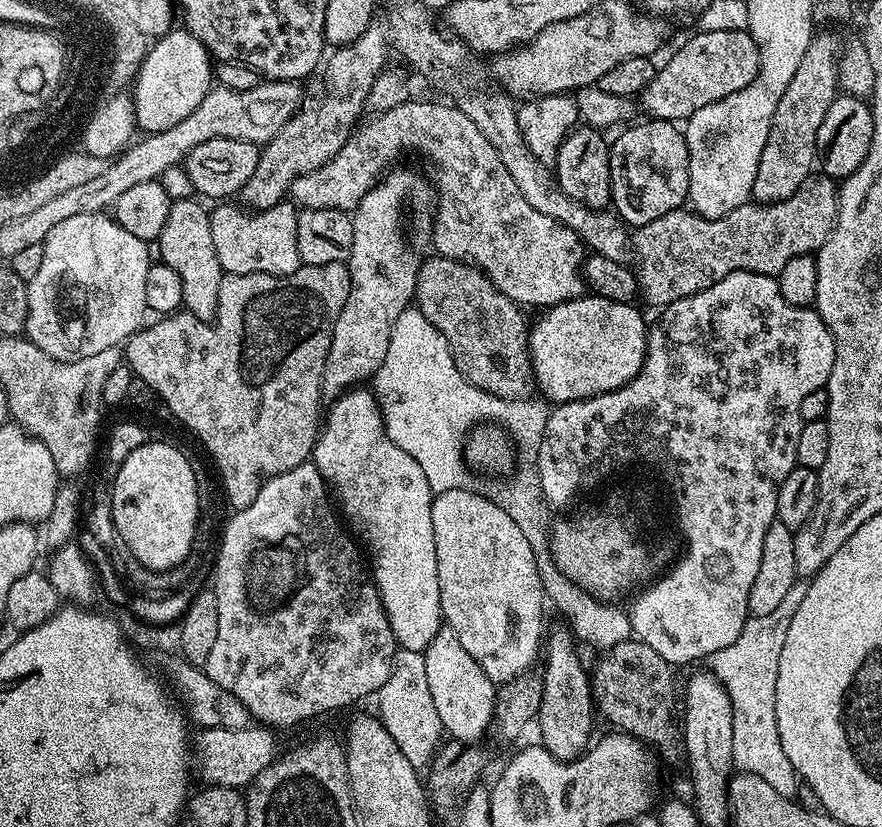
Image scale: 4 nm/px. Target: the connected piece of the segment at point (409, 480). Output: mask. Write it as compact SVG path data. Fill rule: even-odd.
M353 386L327 405L326 419L322 431L317 435L311 459L322 474L324 483L328 485L343 519L350 528L352 523L351 531L366 552L368 547L368 552L372 555L370 575L386 610L390 630L394 630L397 645L405 652L424 653L442 627L438 558L434 550L432 521L434 493L430 490L430 482L426 482L426 474L422 474L422 466L418 466L418 462L414 462L414 458L410 458L410 454L406 454L402 446L394 446L394 442L390 442L375 392L364 386Z

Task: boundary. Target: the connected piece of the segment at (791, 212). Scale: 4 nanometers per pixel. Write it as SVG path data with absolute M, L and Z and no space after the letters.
M813 174L790 198L773 204L749 202L717 220L707 220L691 210L677 210L639 225L630 236L639 299L663 310L678 298L722 282L726 274L757 272L779 276L790 258L814 254L826 242L836 224L837 195L837 181Z

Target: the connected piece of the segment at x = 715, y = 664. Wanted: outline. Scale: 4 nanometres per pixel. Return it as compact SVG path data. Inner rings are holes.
M798 578L789 593L782 598L778 609L770 614L749 615L742 633L723 650L708 656L707 667L722 682L731 700L733 719L733 767L737 771L758 774L770 783L778 794L793 799L800 779L782 750L777 728L778 663L782 654L790 621L794 618L802 598L806 598L809 579Z

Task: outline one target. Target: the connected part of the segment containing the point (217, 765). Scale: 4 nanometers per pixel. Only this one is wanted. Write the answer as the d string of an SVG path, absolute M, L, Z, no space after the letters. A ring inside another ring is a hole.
M249 726L242 730L199 729L194 736L194 760L200 763L201 778L217 788L247 789L254 778L281 755L282 747L275 735L277 733L268 726Z

